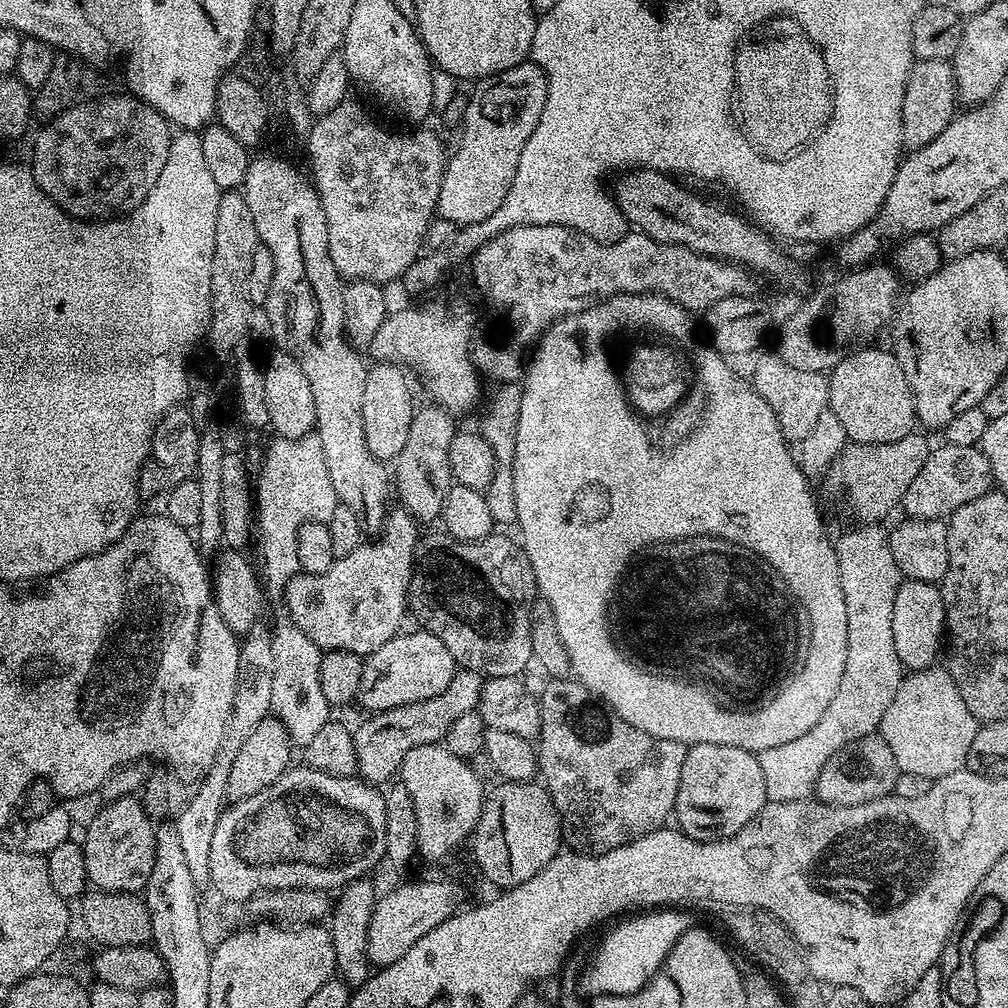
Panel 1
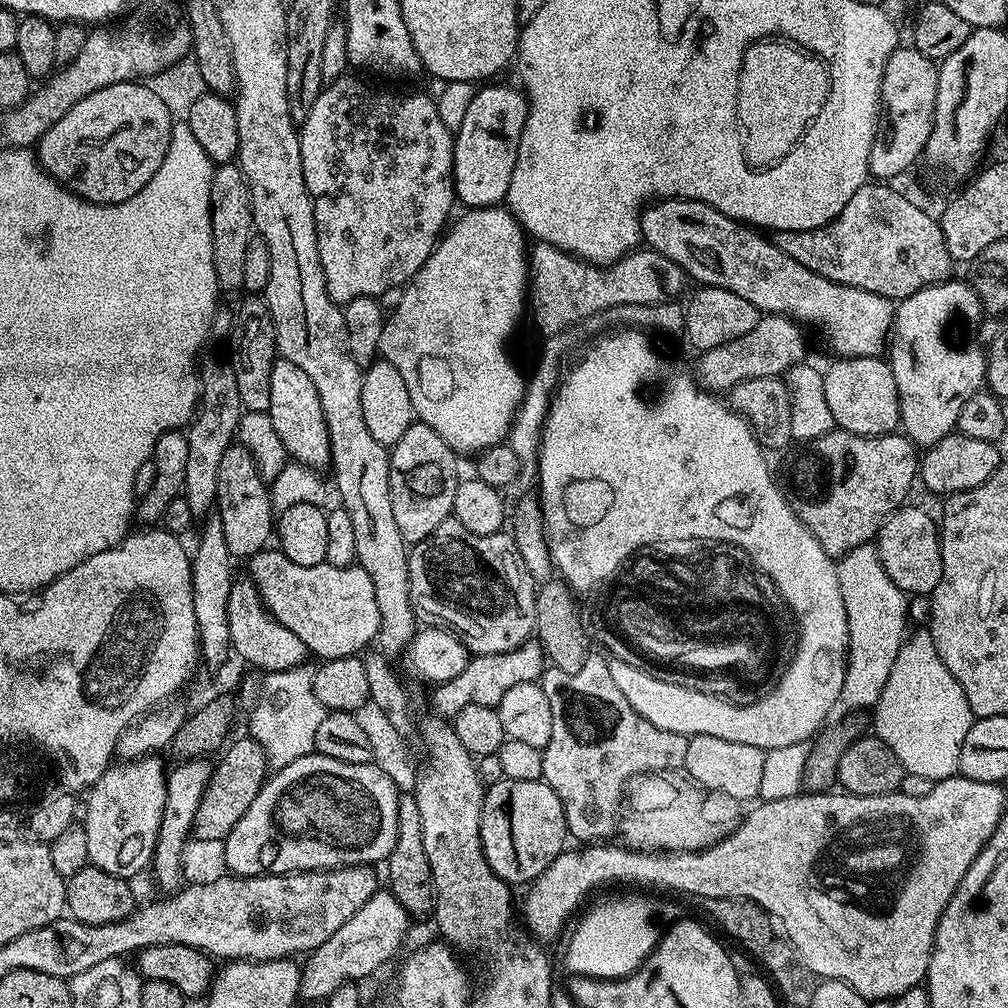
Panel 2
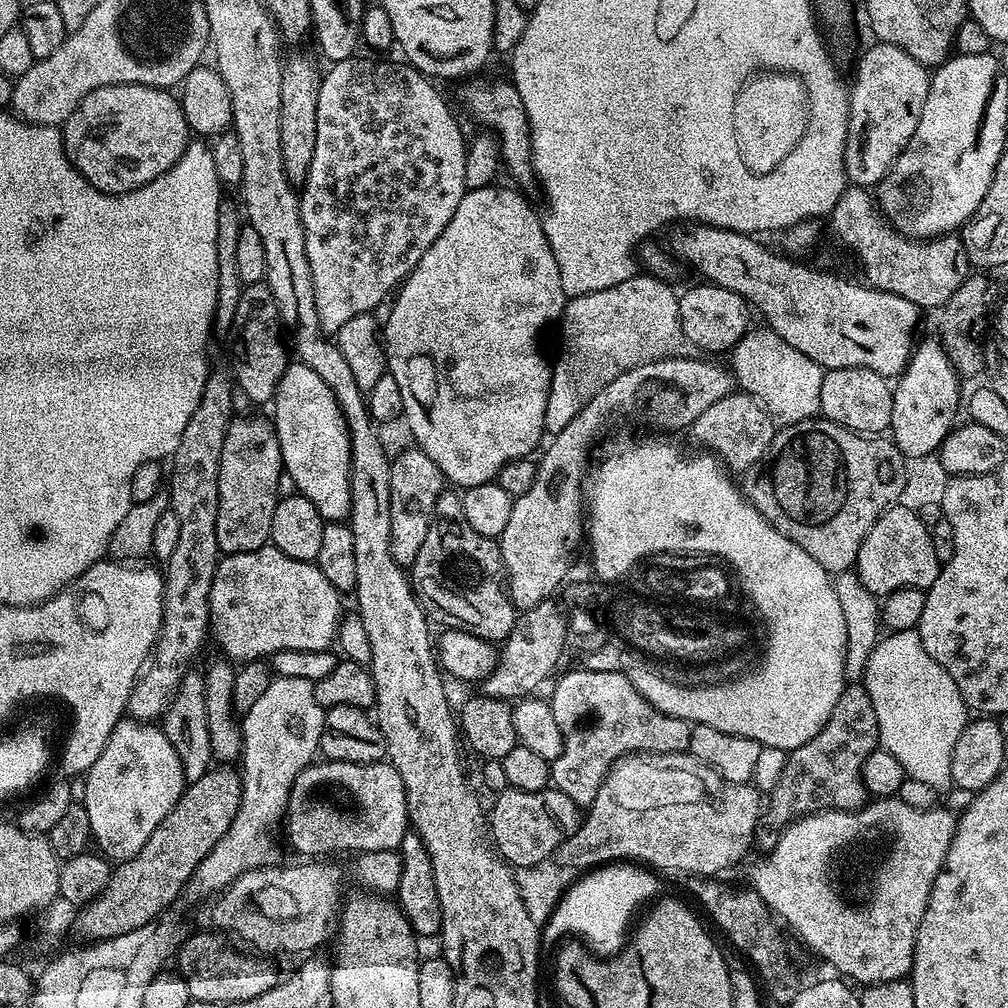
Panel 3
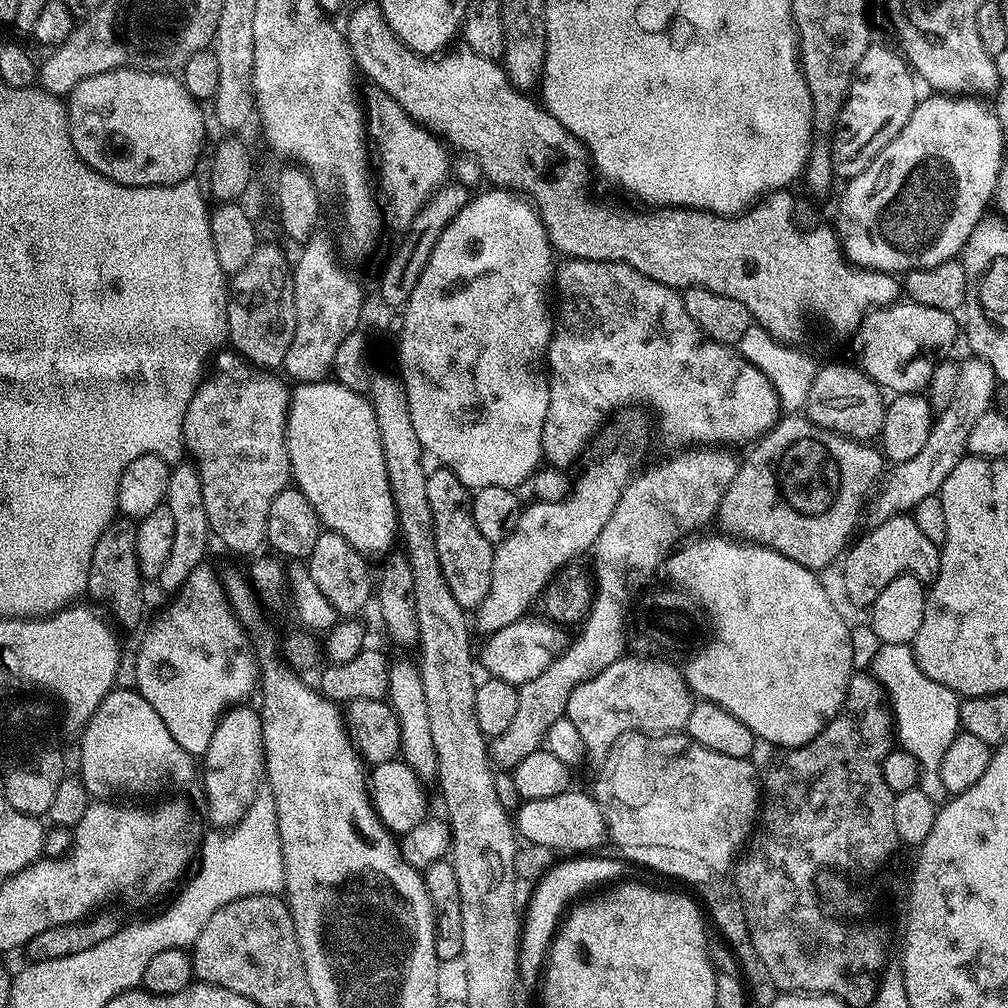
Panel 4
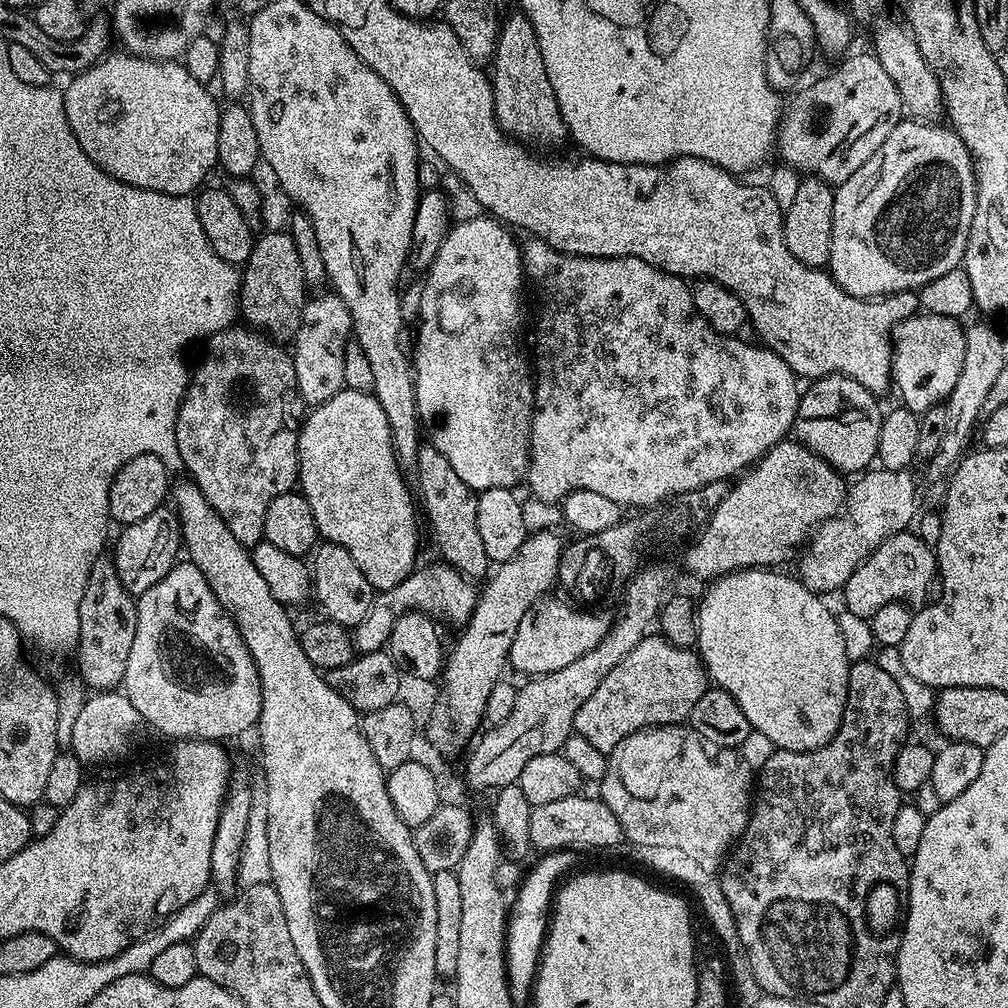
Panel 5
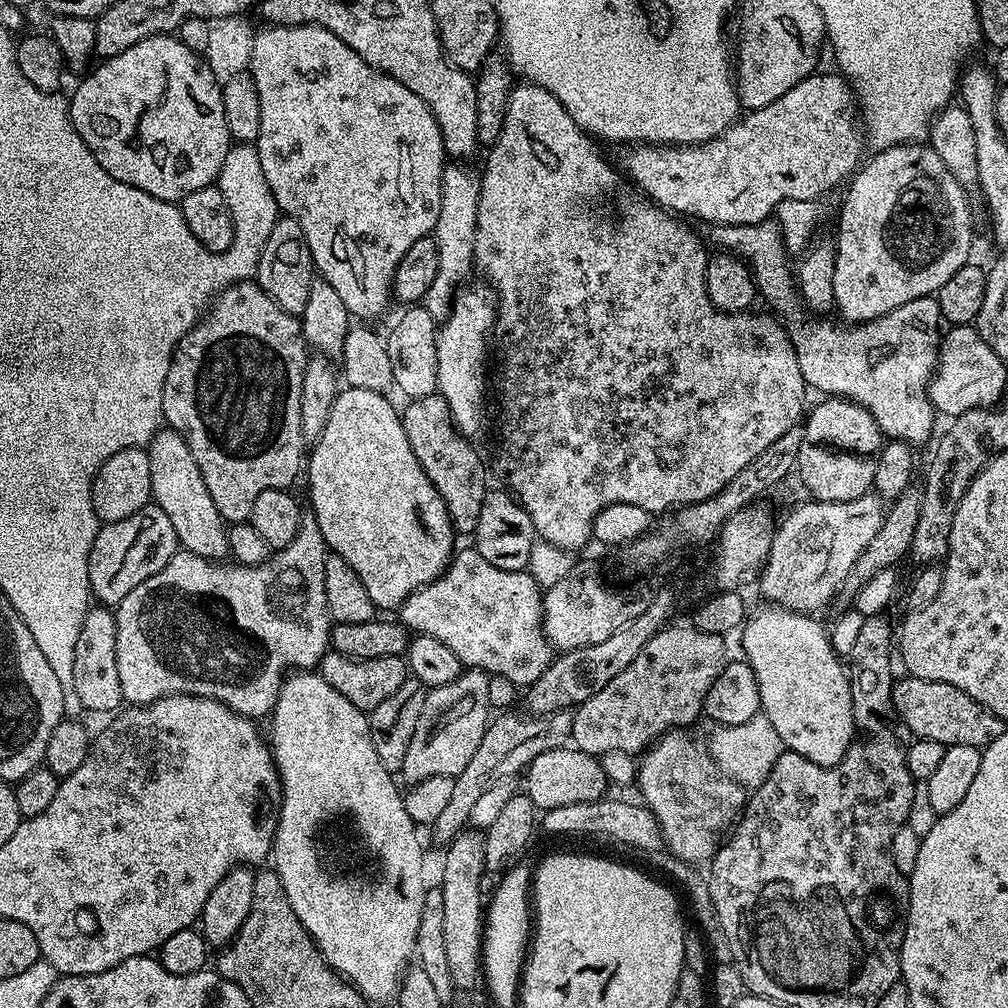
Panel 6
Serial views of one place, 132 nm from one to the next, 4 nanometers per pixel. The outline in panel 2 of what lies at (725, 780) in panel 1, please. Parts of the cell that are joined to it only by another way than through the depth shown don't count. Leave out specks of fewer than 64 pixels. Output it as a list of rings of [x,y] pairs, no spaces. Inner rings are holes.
[[[698,734],[688,737],[686,758],[682,768],[693,776],[691,779],[699,787],[705,790],[711,790],[737,802],[752,799],[755,801],[760,795],[762,786],[762,770],[766,763],[764,753],[765,749],[758,746],[746,746],[742,742],[726,742],[726,738],[714,738],[714,734]]]

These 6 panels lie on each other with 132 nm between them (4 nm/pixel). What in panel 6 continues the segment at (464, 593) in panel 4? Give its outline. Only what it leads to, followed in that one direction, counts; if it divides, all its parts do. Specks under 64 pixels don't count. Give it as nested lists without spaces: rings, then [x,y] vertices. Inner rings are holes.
[[[441,396],[418,397],[409,399],[405,404],[402,419],[406,438],[410,438],[410,450],[414,450],[414,458],[418,458],[422,470],[426,470],[426,478],[430,478],[434,490],[438,490],[442,502],[446,504],[453,533],[475,533],[484,496],[490,490],[490,484],[484,481],[484,464],[479,454],[457,432],[450,406],[446,406]]]

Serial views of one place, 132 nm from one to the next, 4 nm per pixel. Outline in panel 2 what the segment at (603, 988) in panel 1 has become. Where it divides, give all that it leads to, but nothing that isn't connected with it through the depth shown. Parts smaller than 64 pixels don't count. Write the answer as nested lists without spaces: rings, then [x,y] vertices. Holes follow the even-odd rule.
[[[647,895],[616,896],[613,900],[604,900],[596,904],[584,917],[579,917],[580,925],[572,932],[568,940],[568,949],[564,952],[564,964],[572,976],[593,976],[599,980],[619,980],[622,976],[630,976],[640,969],[645,958],[656,949],[662,929],[669,922],[677,919],[678,913],[672,904],[664,905],[660,900],[647,900]]]

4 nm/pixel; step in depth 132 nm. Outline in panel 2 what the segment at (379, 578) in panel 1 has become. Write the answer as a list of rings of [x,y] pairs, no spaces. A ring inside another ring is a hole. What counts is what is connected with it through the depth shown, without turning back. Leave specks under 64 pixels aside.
[[[279,550],[257,552],[247,564],[247,575],[260,591],[260,601],[264,607],[286,630],[298,634],[298,638],[307,646],[313,657],[333,660],[343,656],[355,656],[363,653],[369,647],[368,643],[371,645],[375,641],[380,632],[380,615],[370,576],[366,574],[366,570],[358,566],[335,568],[327,562],[318,566],[298,566],[290,562],[290,558],[286,558]]]

